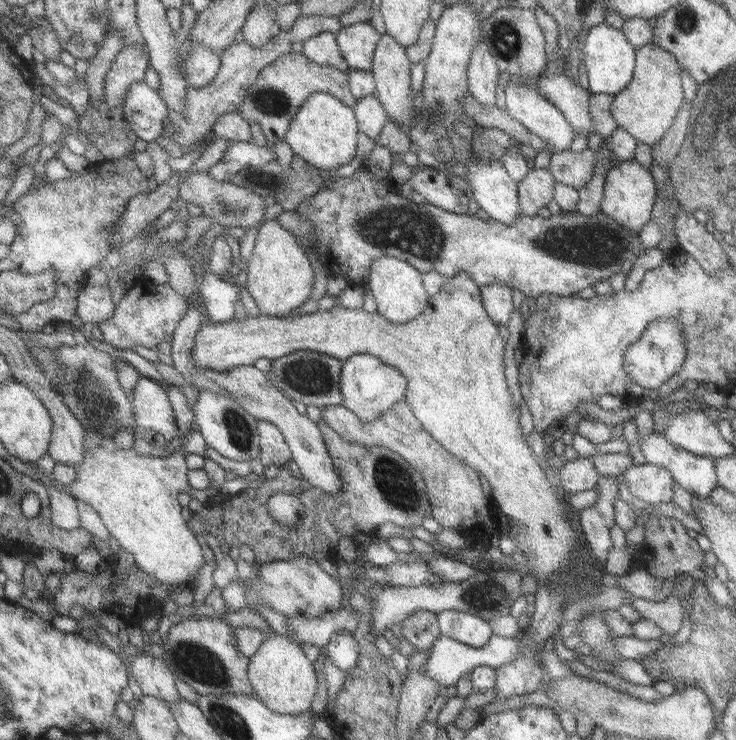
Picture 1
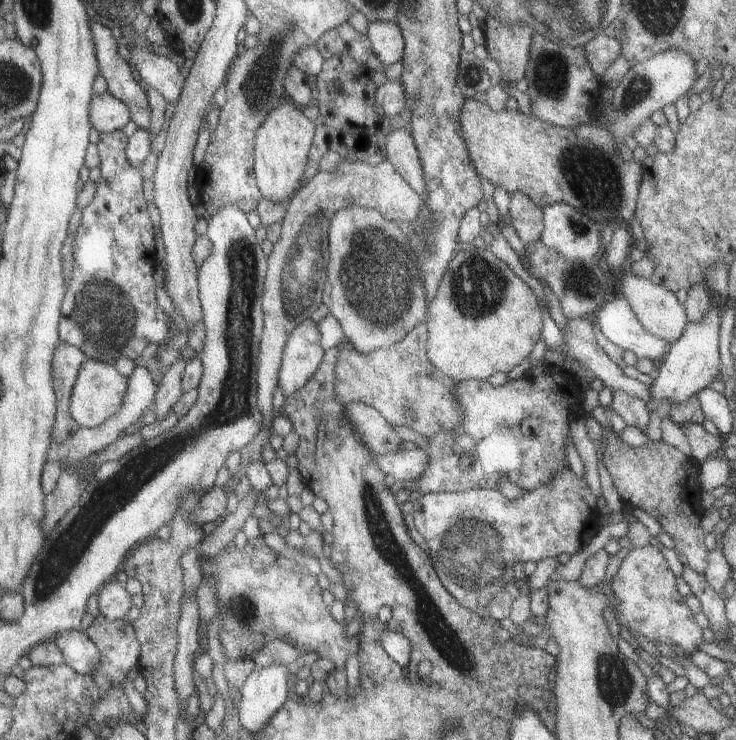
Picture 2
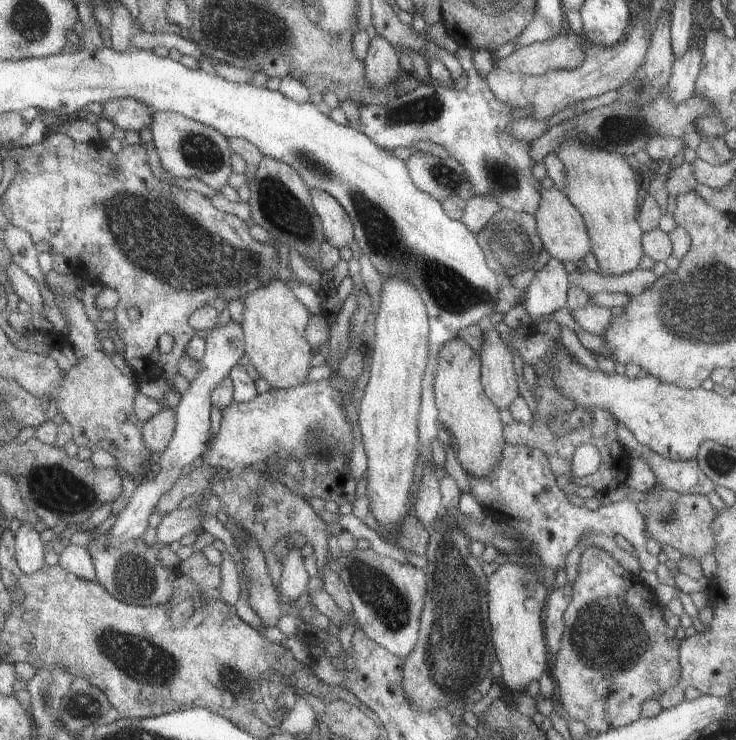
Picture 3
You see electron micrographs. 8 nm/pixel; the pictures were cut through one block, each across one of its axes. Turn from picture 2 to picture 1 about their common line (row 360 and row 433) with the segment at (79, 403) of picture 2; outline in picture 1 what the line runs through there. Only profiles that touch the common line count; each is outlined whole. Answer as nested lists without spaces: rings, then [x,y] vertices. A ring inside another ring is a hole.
[[[93,429],[86,433],[86,457],[77,468],[74,484],[62,490],[97,510],[110,536],[133,555],[139,568],[168,585],[194,590],[205,556],[177,500],[181,492],[197,492],[190,485],[190,468],[184,451],[181,449],[164,457],[144,456],[132,448],[115,447],[111,436],[101,436]]]

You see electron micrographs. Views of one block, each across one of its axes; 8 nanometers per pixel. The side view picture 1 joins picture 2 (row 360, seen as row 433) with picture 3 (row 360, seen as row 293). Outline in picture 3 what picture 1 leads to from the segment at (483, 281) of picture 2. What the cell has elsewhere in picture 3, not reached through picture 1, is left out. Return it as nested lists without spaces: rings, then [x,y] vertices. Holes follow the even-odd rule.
[[[456,336],[448,341],[438,353],[436,361],[435,377],[432,383],[432,394],[434,406],[437,412],[437,423],[449,431],[452,439],[451,446],[457,453],[455,458],[465,473],[475,477],[485,477],[498,464],[500,453],[504,444],[502,438],[502,427],[498,411],[490,404],[489,400],[482,394],[480,386],[480,359],[477,353],[468,348]]]

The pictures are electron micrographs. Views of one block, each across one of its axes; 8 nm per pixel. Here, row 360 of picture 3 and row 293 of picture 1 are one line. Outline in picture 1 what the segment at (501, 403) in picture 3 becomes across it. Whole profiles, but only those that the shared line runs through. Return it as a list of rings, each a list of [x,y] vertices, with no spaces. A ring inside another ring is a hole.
[[[487,284],[481,286],[480,298],[483,310],[488,314],[491,322],[496,325],[507,326],[509,314],[514,310],[512,304],[512,290],[503,284]]]

